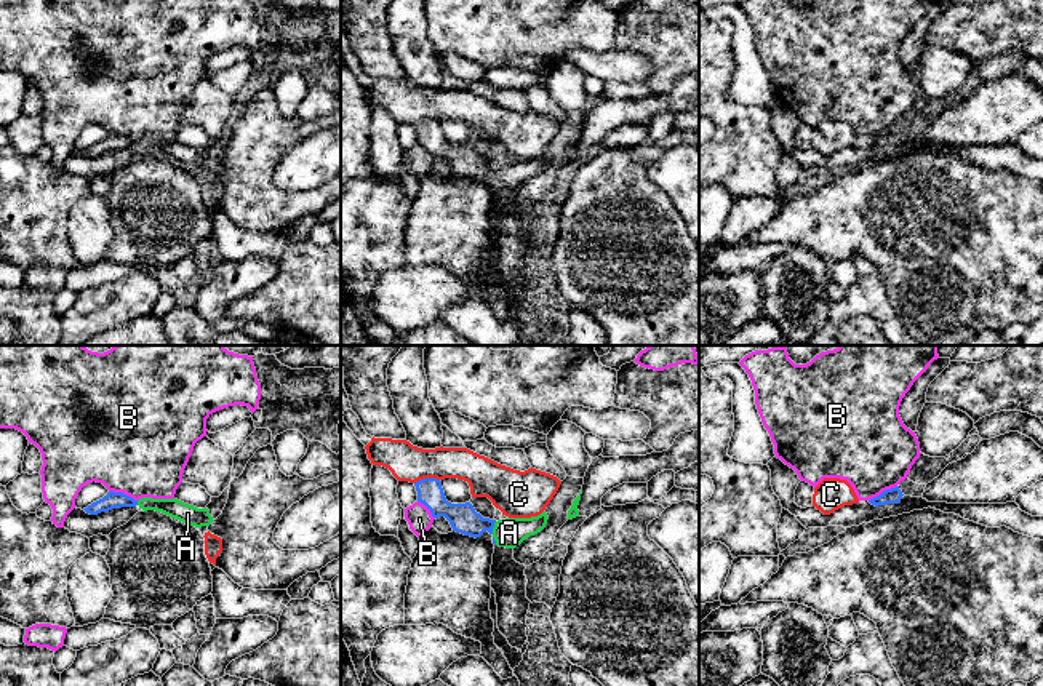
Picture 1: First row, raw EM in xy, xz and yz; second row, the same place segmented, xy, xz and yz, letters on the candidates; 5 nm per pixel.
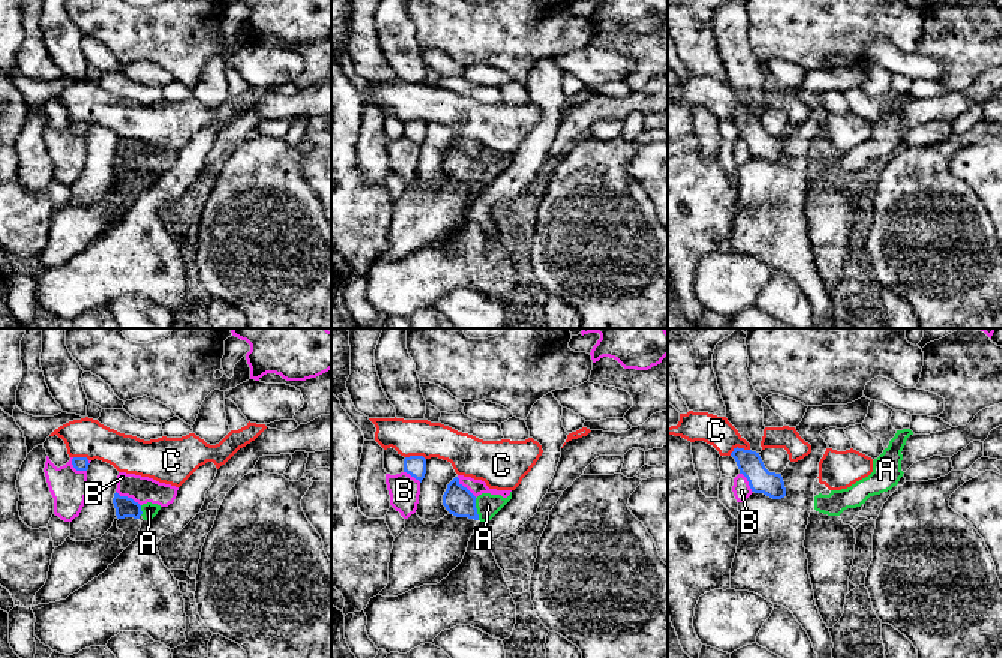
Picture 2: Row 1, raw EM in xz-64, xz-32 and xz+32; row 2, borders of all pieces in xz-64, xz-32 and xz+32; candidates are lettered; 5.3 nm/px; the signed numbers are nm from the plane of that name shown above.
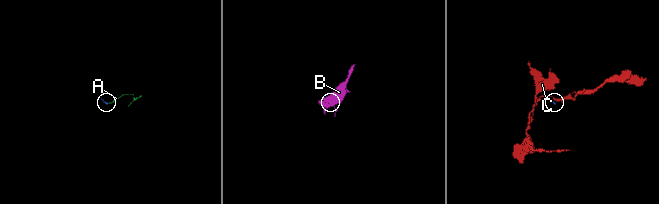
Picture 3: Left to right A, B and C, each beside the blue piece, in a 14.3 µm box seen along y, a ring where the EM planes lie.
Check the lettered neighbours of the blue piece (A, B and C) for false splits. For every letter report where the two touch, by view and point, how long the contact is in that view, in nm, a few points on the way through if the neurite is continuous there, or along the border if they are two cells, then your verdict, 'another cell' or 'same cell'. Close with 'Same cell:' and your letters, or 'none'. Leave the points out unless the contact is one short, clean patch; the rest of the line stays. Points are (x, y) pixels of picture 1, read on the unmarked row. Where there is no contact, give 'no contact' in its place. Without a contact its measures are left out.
A: xz (493, 168) | 70 nm | across xz (463, 159), (474, 167), (493, 168), (509, 175) | same cell
B: xy (122, 135) | 160 nm | another cell
C: xz (426, 120) | 130 nm | along xz (439, 120), (419, 120), (415, 125) | another cell
Same cell: A

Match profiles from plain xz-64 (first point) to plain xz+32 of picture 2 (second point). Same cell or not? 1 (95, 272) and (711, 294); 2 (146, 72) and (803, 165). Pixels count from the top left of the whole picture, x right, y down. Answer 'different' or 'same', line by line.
1: same
2: same

